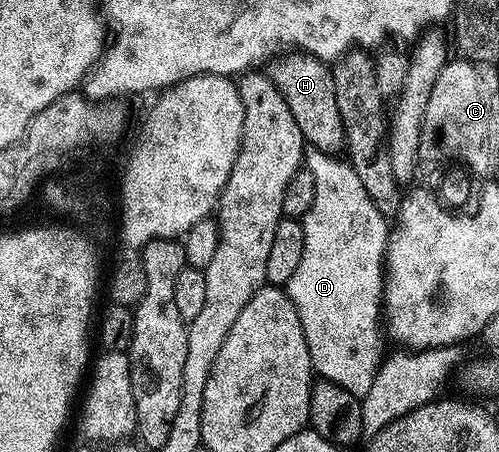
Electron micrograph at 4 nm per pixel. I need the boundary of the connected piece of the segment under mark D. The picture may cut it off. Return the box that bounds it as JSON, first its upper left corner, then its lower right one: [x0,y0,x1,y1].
[286,150,390,397]

